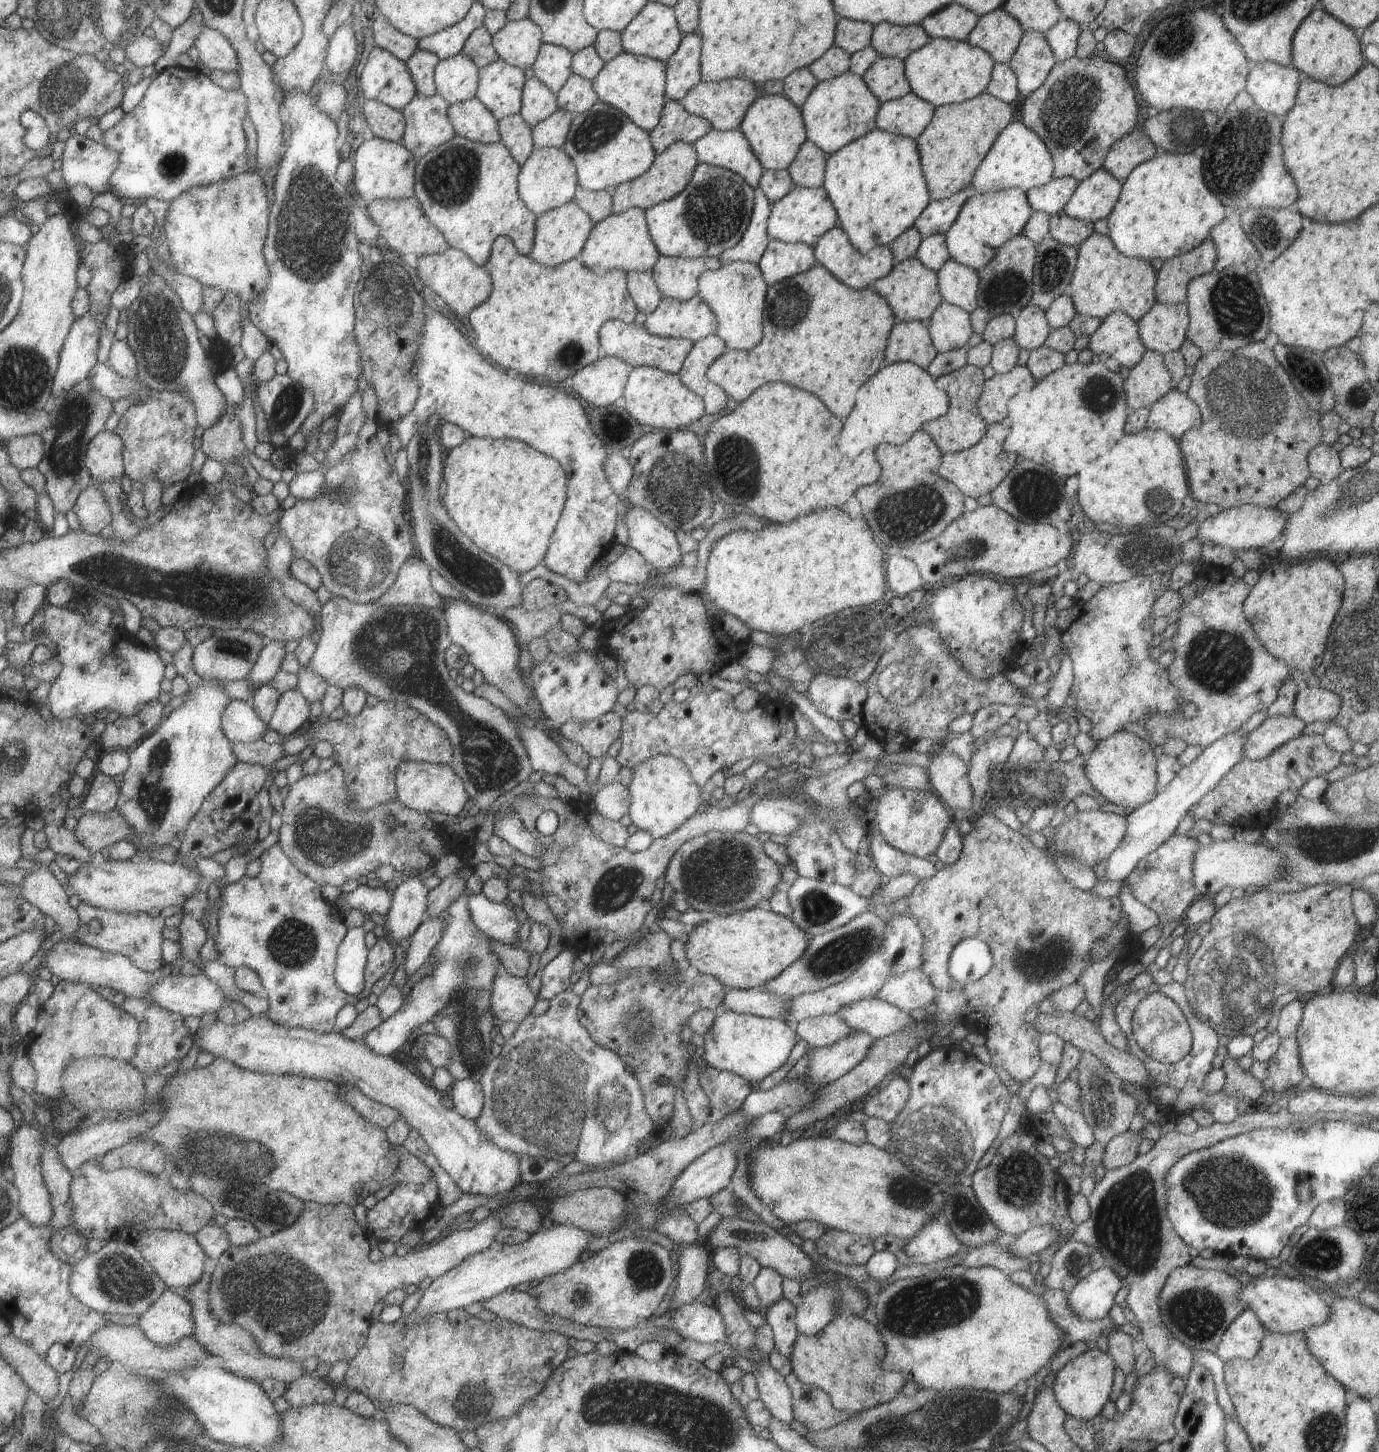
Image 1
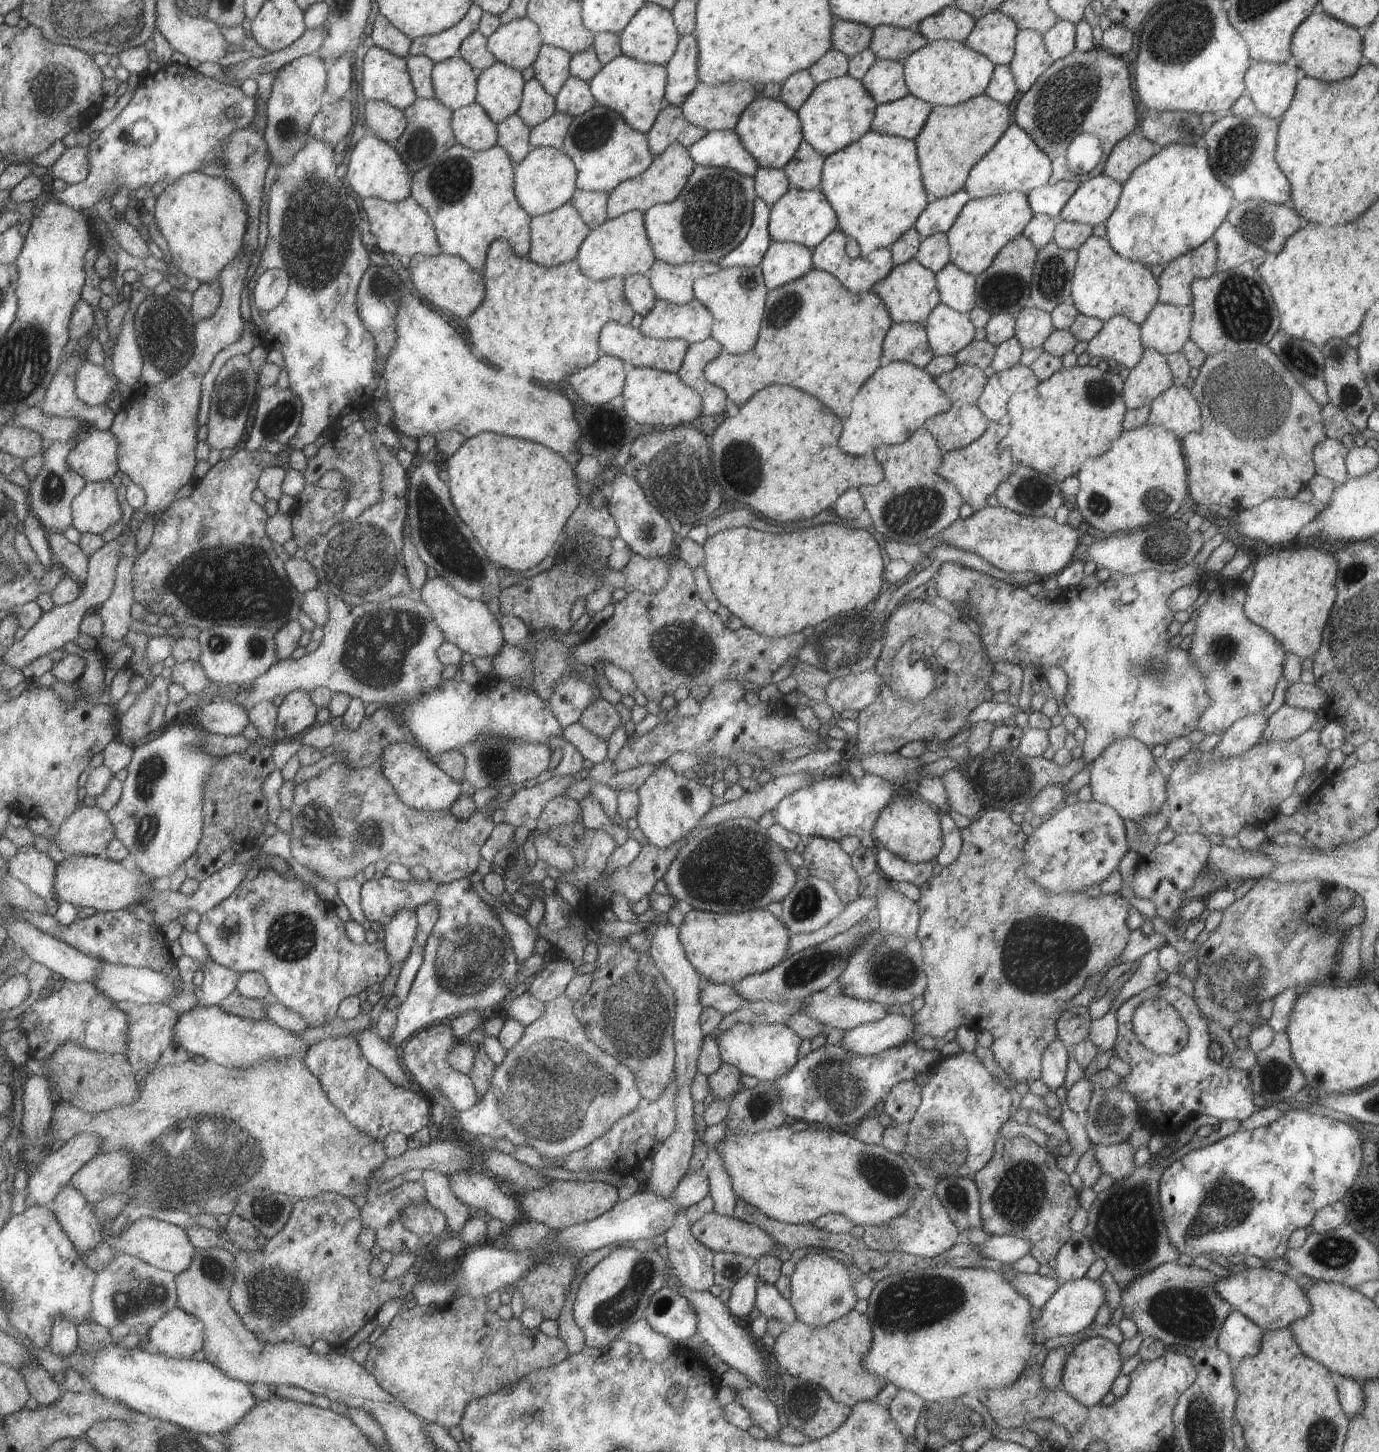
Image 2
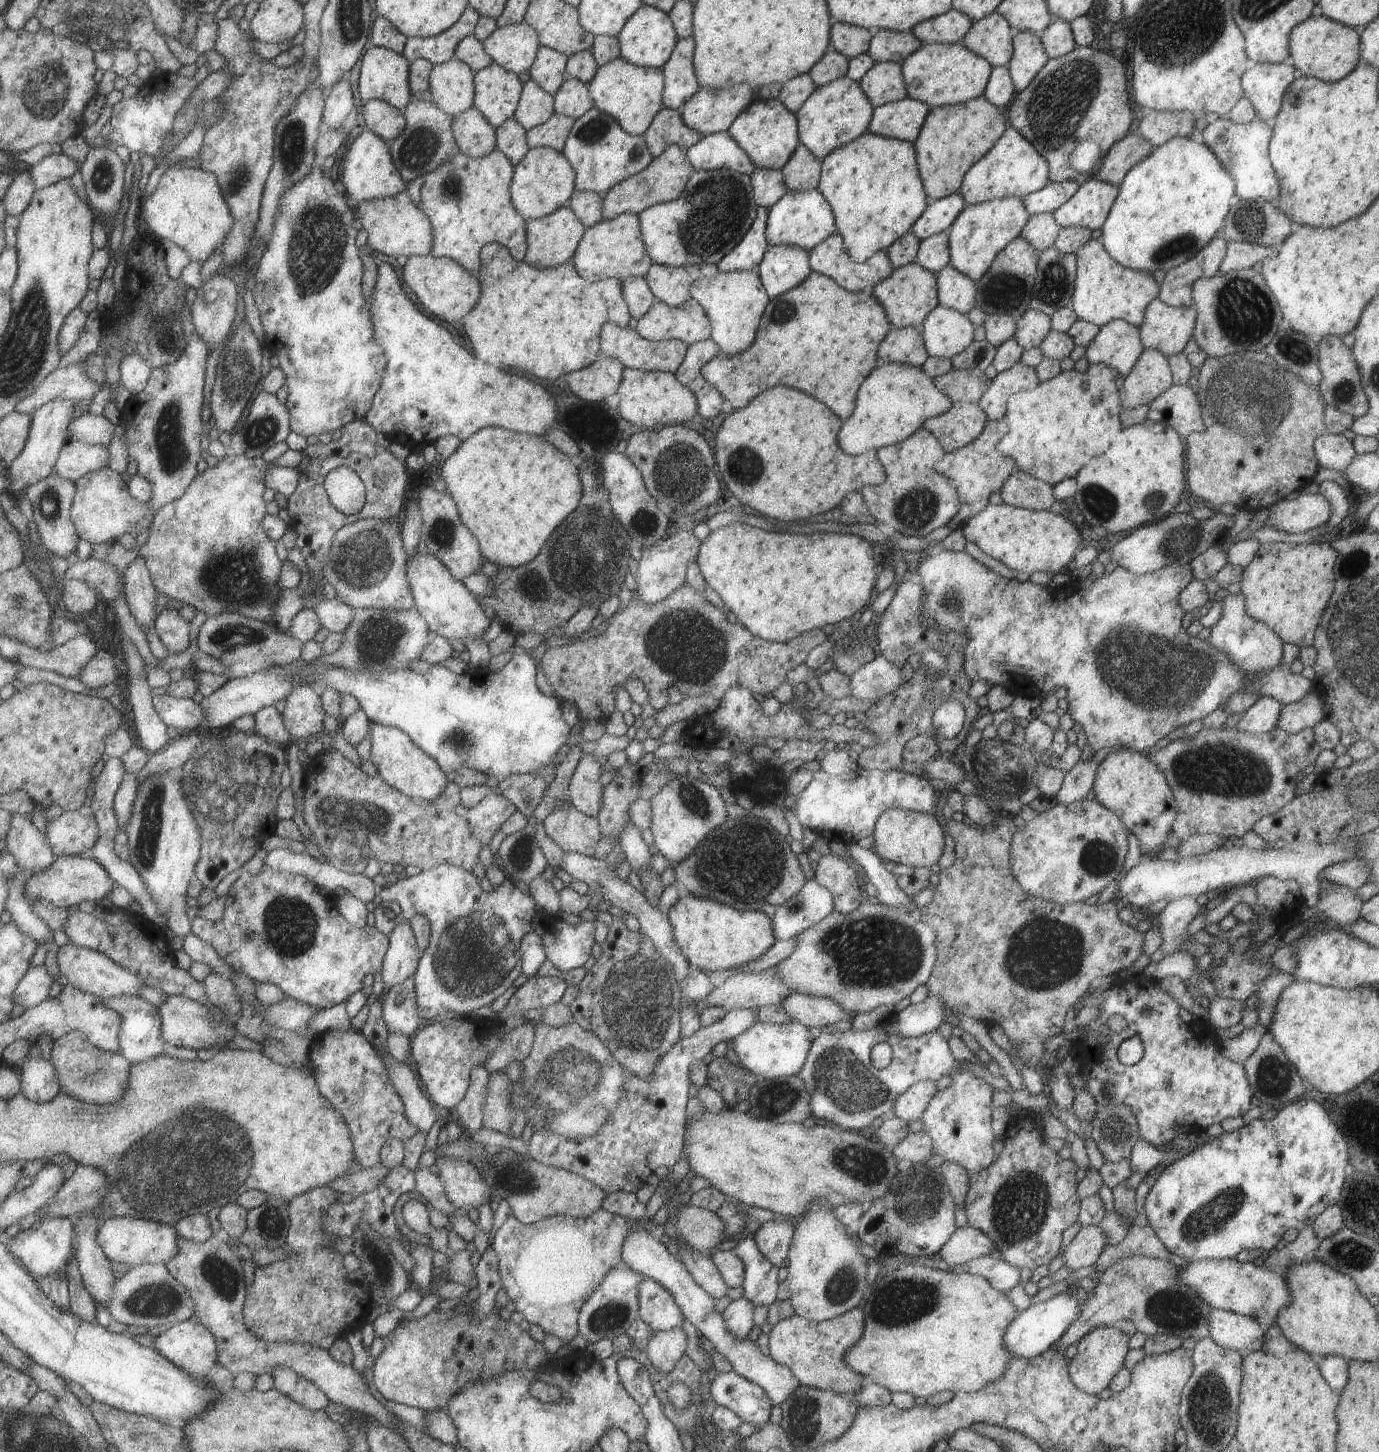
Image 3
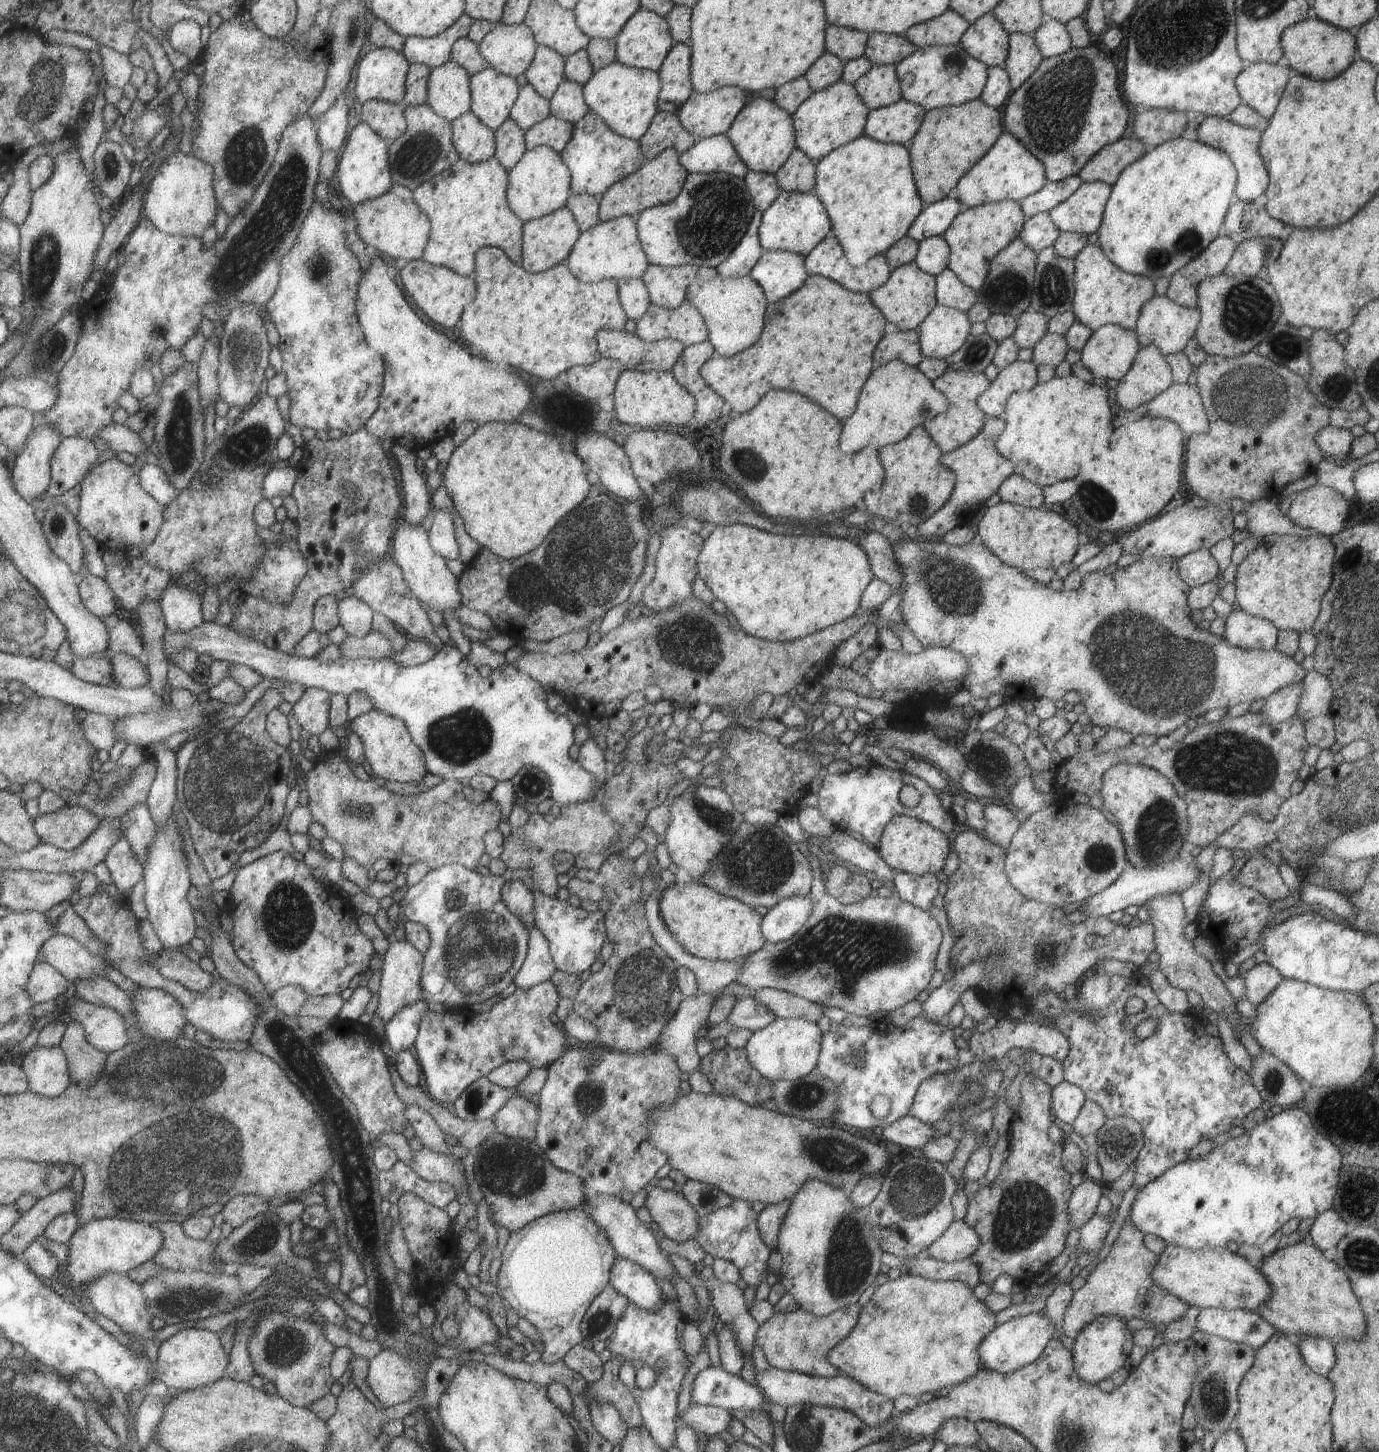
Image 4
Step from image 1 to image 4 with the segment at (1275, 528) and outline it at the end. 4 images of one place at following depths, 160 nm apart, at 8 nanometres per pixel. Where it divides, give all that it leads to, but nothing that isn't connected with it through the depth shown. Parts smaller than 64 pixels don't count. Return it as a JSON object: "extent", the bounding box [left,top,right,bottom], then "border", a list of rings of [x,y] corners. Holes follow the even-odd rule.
{"extent":[1285,483,1349,537],"border":[[[1319,483],[1296,492],[1295,499],[1291,501],[1285,516],[1302,529],[1311,529],[1330,537],[1343,528],[1347,514],[1349,514],[1349,502],[1333,488]]]}

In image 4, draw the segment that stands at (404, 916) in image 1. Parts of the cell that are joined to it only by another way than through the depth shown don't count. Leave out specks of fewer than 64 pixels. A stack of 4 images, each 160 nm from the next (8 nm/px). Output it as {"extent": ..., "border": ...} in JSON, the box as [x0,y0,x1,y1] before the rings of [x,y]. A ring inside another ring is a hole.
{"extent":[374,938,425,1024],"border":[[[388,938],[388,947],[384,952],[381,968],[378,1003],[374,1010],[384,1024],[396,1010],[417,1001],[425,1001],[420,987],[423,959],[423,955],[407,941],[397,942],[395,938]]]}

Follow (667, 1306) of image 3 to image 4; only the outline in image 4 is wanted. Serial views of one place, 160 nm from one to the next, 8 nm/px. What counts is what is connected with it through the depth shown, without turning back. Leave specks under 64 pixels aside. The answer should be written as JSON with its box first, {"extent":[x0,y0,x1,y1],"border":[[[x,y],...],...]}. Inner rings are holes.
{"extent":[608,1255,663,1311],"border":[[[615,1255],[608,1284],[639,1308],[654,1311],[663,1294],[650,1272],[636,1262]]]}

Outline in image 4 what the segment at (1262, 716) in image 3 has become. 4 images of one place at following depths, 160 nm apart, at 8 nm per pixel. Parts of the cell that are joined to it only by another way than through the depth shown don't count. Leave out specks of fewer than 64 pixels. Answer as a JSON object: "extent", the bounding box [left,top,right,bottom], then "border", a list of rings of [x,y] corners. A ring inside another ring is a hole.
{"extent":[1261,683,1304,723],"border":[[[1291,683],[1278,688],[1265,698],[1261,713],[1268,723],[1287,720],[1296,714],[1298,700],[1304,695],[1301,683]]]}

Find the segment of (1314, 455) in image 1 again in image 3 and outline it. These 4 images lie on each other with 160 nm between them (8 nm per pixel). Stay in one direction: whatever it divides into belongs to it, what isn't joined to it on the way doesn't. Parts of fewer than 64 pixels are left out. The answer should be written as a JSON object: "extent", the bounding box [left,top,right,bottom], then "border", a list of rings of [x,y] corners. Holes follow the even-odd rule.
{"extent":[1313,433,1356,474],"border":[[[1325,433],[1313,440],[1313,450],[1318,466],[1327,470],[1339,470],[1346,474],[1347,465],[1356,455],[1352,441],[1343,433]]]}

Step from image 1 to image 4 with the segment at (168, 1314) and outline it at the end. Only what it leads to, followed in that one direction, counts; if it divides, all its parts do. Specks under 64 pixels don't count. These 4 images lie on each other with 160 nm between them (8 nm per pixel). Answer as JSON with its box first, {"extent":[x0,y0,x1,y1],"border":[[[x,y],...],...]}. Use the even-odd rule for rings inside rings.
{"extent":[153,1329,228,1391],"border":[[[182,1329],[158,1346],[153,1360],[157,1380],[168,1388],[186,1391],[210,1385],[225,1377],[228,1356],[221,1347],[220,1334],[206,1329]]]}

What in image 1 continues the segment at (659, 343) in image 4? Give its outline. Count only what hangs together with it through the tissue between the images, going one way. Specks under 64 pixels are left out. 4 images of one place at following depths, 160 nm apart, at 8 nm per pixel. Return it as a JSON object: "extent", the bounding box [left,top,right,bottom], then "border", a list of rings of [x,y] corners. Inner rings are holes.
{"extent":[598,319,692,373],"border":[[[617,319],[605,321],[598,330],[598,343],[607,355],[617,357],[632,367],[639,365],[655,367],[666,373],[678,373],[692,342],[679,337],[650,335],[643,325],[624,323]]]}

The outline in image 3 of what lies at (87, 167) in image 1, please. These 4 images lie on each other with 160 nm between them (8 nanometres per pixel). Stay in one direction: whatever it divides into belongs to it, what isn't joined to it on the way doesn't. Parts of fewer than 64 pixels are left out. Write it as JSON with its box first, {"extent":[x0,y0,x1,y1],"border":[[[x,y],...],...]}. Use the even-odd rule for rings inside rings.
{"extent":[31,153,79,188],"border":[[[52,153],[47,156],[40,156],[40,160],[31,166],[32,175],[38,188],[51,186],[53,183],[65,180],[79,171],[75,159],[66,156],[64,153]]]}

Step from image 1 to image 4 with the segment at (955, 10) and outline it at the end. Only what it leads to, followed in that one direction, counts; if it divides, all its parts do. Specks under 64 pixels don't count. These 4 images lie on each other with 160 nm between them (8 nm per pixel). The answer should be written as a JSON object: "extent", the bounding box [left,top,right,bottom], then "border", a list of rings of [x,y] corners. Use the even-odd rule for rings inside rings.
{"extent":[903,8,970,47],"border":[[[947,8],[939,16],[910,26],[903,36],[916,47],[957,45],[970,24]]]}

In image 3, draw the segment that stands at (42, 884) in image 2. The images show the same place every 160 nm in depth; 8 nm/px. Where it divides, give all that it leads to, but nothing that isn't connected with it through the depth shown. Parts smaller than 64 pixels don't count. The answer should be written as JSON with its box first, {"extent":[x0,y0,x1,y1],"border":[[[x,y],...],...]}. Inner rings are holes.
{"extent":[5,814,58,878],"border":[[[12,814],[12,827],[5,838],[7,849],[11,851],[24,868],[23,874],[29,878],[38,872],[47,870],[58,855],[50,840],[41,832],[26,814]]]}

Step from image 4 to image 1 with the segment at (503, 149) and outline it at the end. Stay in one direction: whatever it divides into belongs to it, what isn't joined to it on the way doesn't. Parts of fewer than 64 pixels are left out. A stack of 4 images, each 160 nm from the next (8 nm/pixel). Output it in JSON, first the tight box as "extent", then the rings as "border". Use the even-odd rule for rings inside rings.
{"extent":[497,113,534,166],"border":[[[520,113],[500,118],[497,124],[501,142],[507,147],[513,160],[521,166],[534,149],[531,127]]]}

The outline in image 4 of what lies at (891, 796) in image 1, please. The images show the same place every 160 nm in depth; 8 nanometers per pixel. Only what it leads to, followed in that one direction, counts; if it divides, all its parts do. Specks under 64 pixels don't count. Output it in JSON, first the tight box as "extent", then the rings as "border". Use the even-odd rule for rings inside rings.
{"extent":[875,815,949,875],"border":[[[895,815],[882,830],[881,838],[875,847],[881,860],[895,872],[922,875],[925,873],[939,872],[944,867],[949,854],[949,842],[939,829],[913,817]]]}

